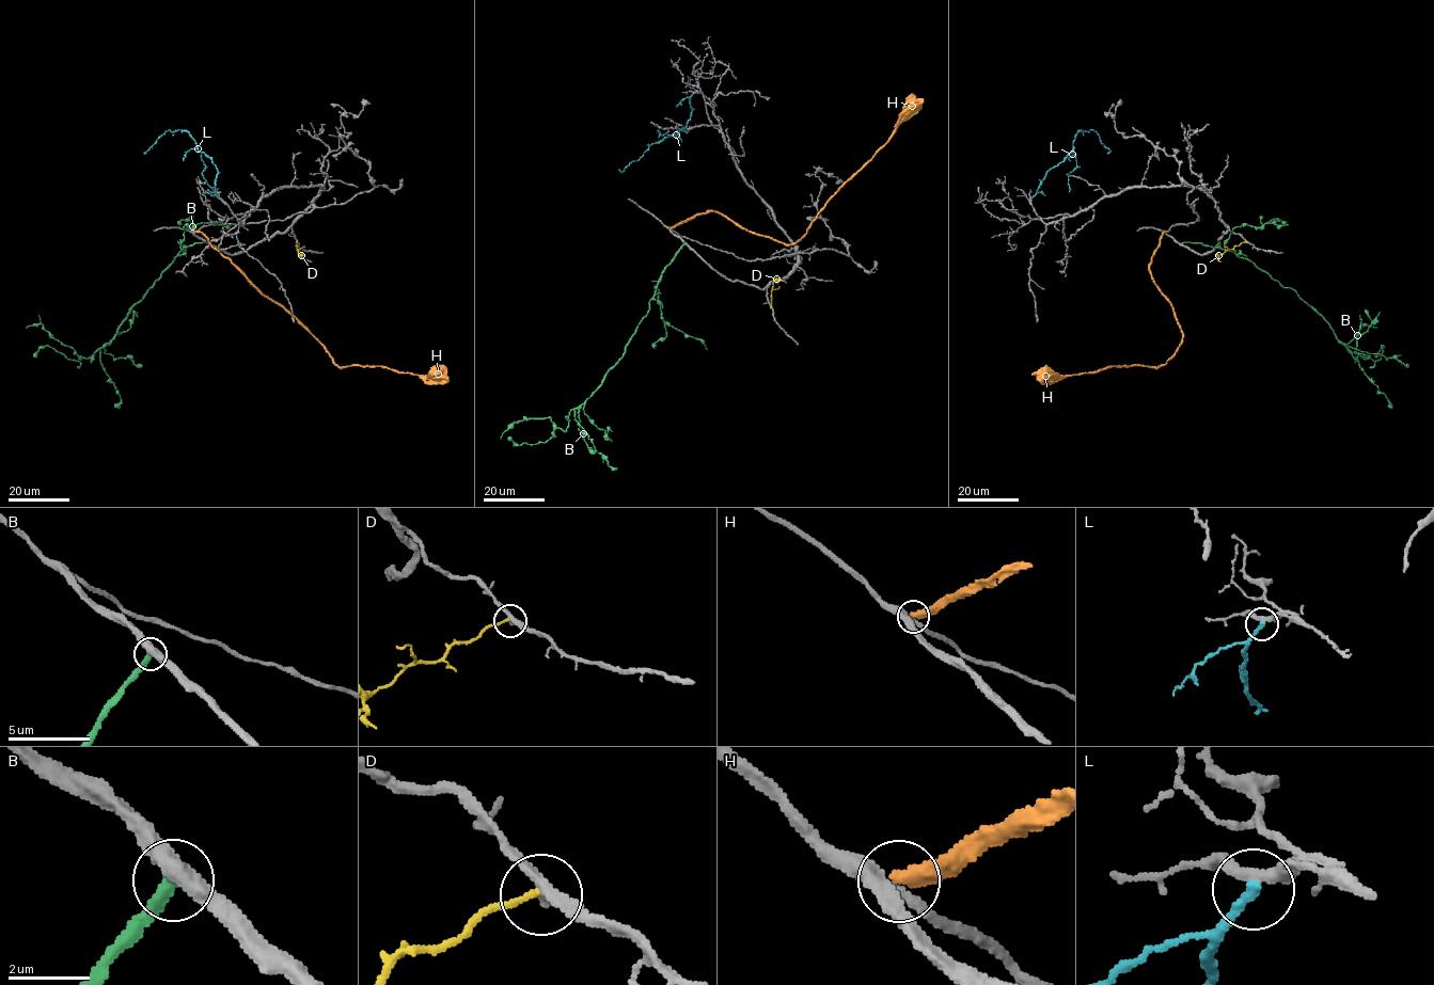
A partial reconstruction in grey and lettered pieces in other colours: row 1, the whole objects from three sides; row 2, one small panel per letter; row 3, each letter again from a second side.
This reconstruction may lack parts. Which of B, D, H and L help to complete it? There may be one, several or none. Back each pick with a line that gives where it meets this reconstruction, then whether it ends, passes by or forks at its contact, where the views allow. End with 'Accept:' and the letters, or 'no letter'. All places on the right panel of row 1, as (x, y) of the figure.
Accept: no letter

